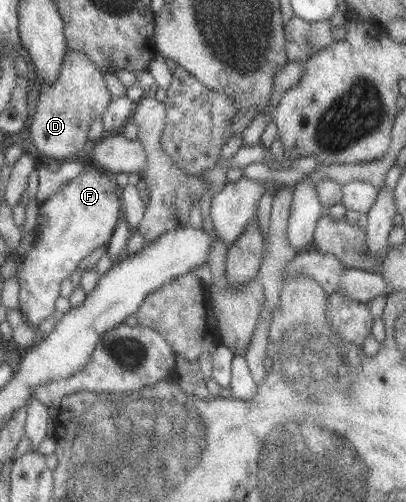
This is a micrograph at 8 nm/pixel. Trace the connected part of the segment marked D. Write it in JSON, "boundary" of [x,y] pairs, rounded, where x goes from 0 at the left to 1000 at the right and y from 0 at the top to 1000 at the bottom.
{"boundary":[[[165,100],[158,108],[145,147],[133,165],[99,165],[89,223],[74,237],[69,265],[79,289],[113,313],[177,317],[214,281],[217,249],[254,227],[256,215],[276,193],[244,139],[209,110]]]}

